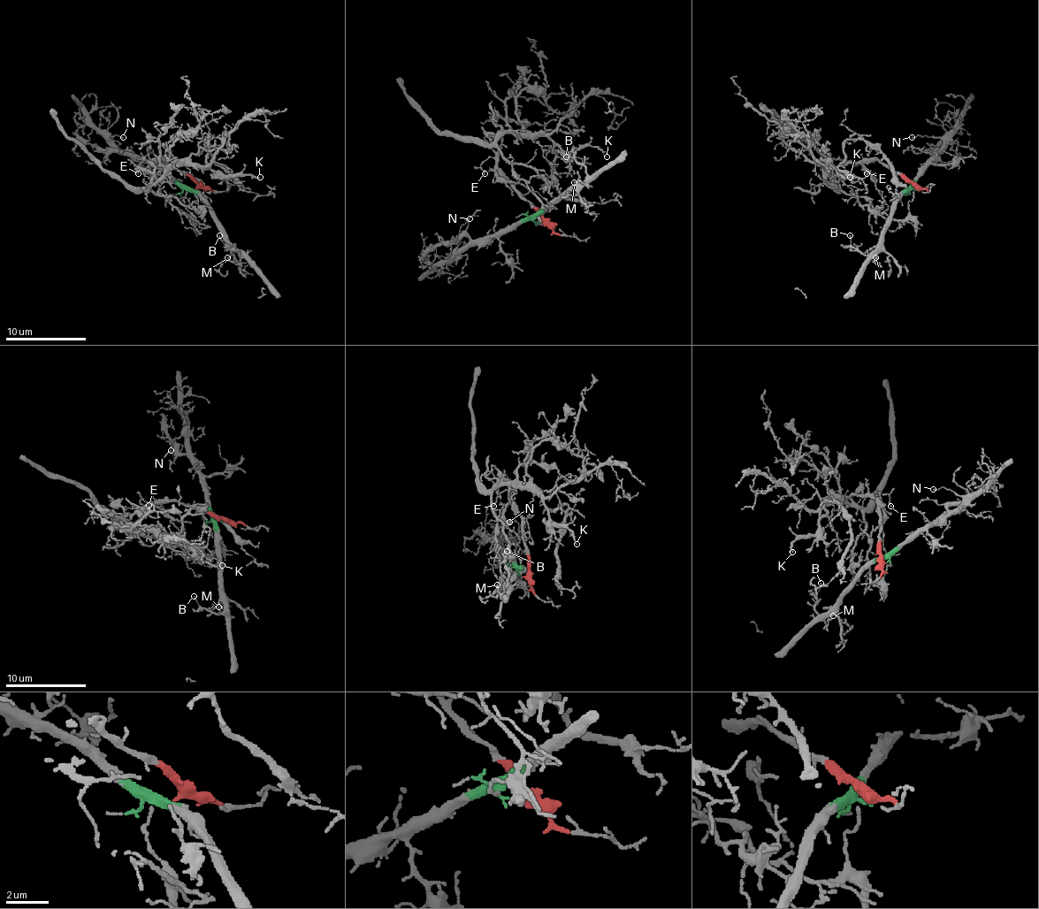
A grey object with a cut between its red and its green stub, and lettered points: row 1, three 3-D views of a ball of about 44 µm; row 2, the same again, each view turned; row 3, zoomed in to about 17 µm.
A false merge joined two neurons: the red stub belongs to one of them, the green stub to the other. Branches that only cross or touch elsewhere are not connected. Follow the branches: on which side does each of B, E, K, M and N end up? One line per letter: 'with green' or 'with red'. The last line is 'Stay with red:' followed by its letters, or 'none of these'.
B: with green
E: with red
K: with red
M: with green
N: with green
Stay with red: E, K

